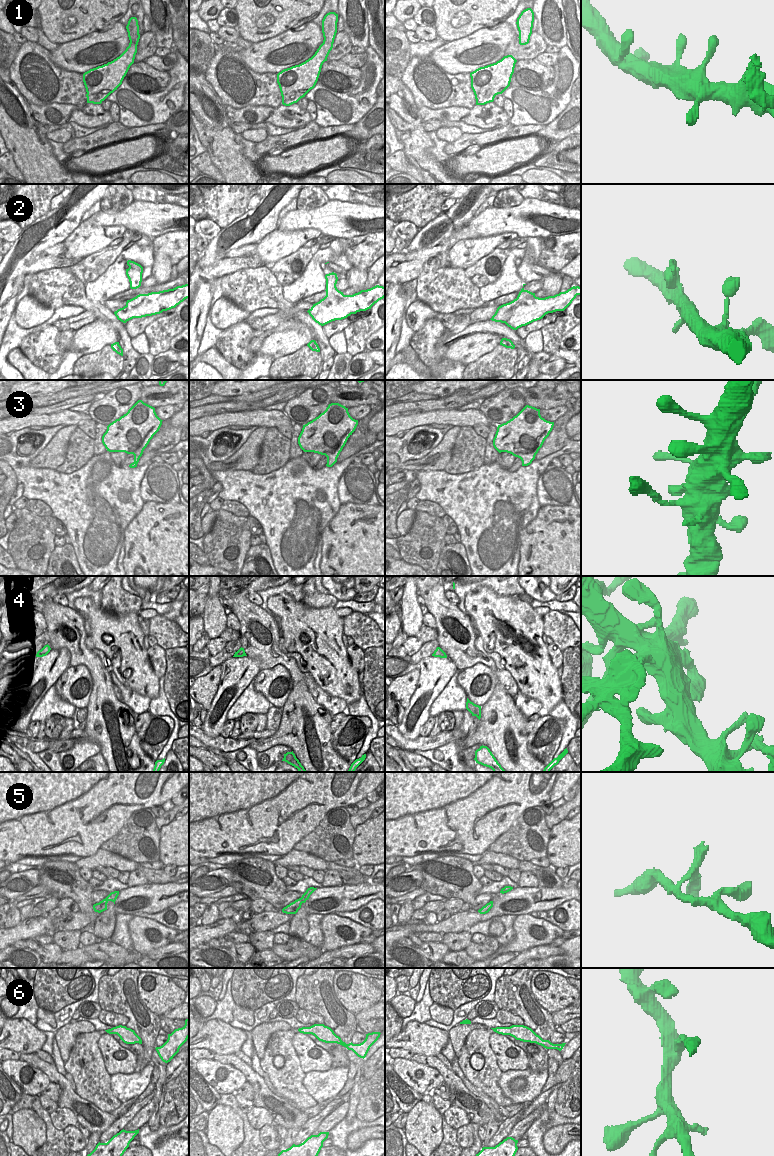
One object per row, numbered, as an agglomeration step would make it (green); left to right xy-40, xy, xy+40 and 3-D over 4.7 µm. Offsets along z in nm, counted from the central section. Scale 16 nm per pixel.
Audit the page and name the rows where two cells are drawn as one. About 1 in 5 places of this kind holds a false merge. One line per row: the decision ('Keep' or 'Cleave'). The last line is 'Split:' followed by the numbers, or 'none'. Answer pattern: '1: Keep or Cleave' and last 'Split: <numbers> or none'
1: Keep
2: Keep
3: Keep
4: Cleave
5: Cleave
6: Keep
Split: 4, 5.

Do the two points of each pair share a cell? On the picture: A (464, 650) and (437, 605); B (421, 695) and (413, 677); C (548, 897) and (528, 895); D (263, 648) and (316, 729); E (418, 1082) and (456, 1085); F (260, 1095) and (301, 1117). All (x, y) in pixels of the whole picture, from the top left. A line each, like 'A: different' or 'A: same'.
A: same
B: different
C: same
D: same
E: different
F: same

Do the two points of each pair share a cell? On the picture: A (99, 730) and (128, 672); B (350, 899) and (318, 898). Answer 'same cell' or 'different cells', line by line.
A: different cells
B: same cell

